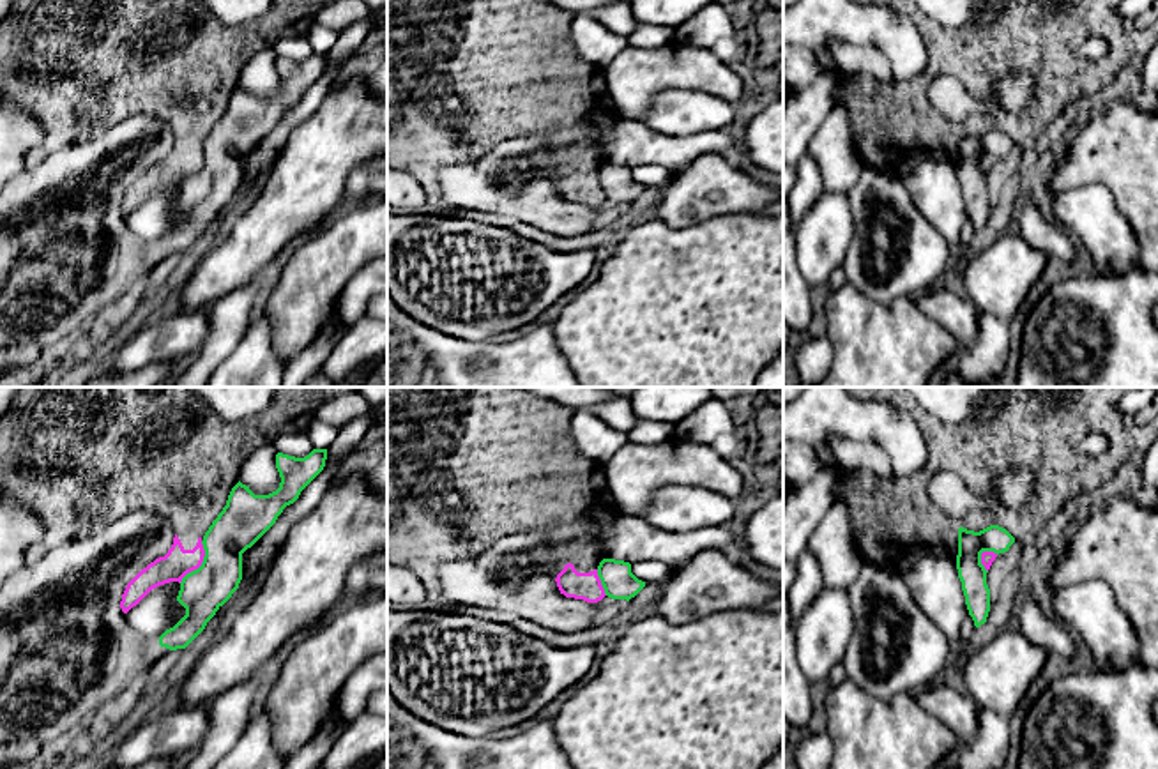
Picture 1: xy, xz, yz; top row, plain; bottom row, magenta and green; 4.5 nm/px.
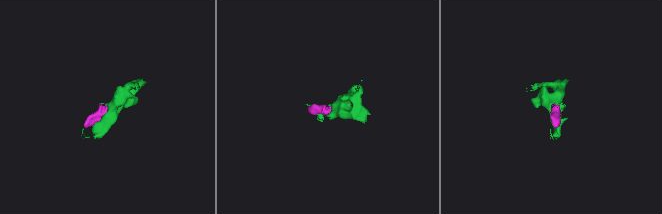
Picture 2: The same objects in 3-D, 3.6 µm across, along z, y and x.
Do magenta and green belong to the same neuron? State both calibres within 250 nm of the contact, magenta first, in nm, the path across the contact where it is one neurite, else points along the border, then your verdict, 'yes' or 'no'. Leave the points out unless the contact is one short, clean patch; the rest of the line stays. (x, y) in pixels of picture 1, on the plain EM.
calibres 140 and 220 nm; border xy (202, 145), (204, 165), (179, 186); no

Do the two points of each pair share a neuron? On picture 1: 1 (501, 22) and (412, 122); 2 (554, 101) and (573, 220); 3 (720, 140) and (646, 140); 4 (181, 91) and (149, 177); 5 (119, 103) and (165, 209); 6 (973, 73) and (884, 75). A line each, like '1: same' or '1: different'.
1: same
2: different
3: same
4: same
5: different
6: different

